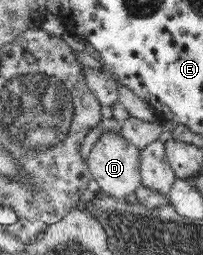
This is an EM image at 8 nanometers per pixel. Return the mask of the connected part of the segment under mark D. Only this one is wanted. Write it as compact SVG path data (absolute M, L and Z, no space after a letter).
M112 132L103 133L96 141L87 157L87 166L91 176L98 182L99 189L116 199L124 199L142 186L139 170L141 151L124 136Z

